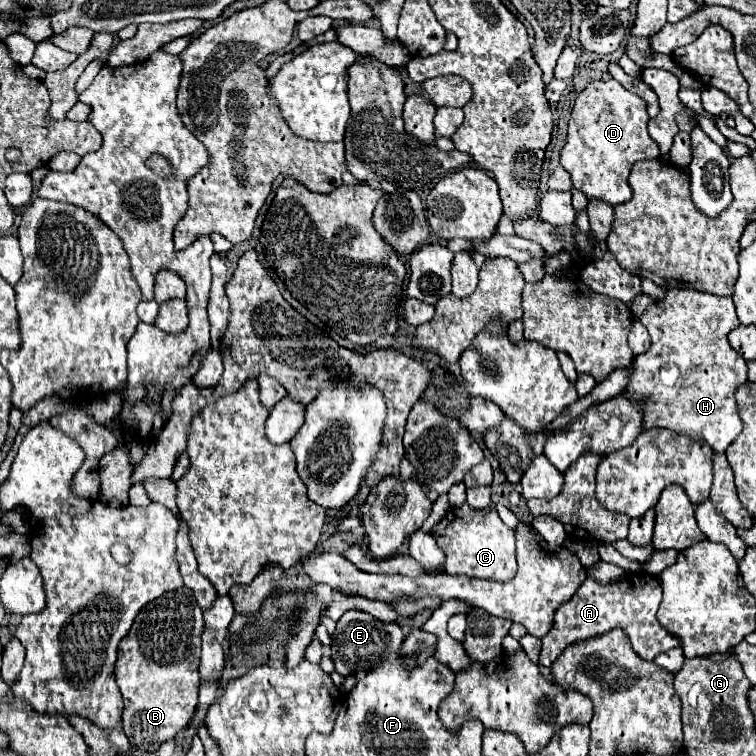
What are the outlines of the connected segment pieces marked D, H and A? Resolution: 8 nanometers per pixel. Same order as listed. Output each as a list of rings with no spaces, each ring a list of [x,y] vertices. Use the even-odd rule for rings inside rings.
[[[597,80],[591,82],[575,100],[575,106],[571,110],[571,120],[569,120],[569,134],[567,134],[567,144],[561,150],[561,166],[571,174],[573,188],[581,190],[587,198],[597,198],[603,200],[611,206],[623,204],[633,196],[633,190],[629,188],[629,172],[631,166],[639,160],[651,160],[659,158],[659,146],[657,142],[649,136],[647,130],[649,114],[647,114],[647,104],[643,98],[637,94],[625,90],[617,80]]]
[[[671,288],[663,300],[645,310],[641,322],[645,328],[653,330],[653,342],[663,342],[651,344],[647,352],[635,356],[635,372],[627,386],[627,392],[633,400],[647,402],[645,428],[669,428],[677,434],[689,436],[691,440],[703,440],[715,452],[725,452],[725,448],[737,438],[743,428],[733,392],[747,380],[747,366],[743,356],[739,356],[727,342],[727,334],[739,326],[731,296],[719,298],[715,294],[697,292],[691,288]]]
[[[631,572],[631,574],[625,574],[621,580],[607,586],[595,582],[593,578],[587,578],[581,584],[581,588],[573,594],[573,600],[567,600],[565,604],[561,604],[561,608],[557,608],[553,618],[553,628],[549,630],[547,636],[541,638],[543,646],[539,652],[539,664],[549,668],[553,660],[565,650],[565,646],[583,638],[603,634],[615,626],[627,632],[633,644],[633,650],[645,660],[653,660],[657,654],[671,650],[675,646],[681,646],[681,642],[675,640],[673,634],[665,632],[665,628],[661,628],[661,624],[655,618],[659,602],[661,602],[661,586],[657,576]]]

